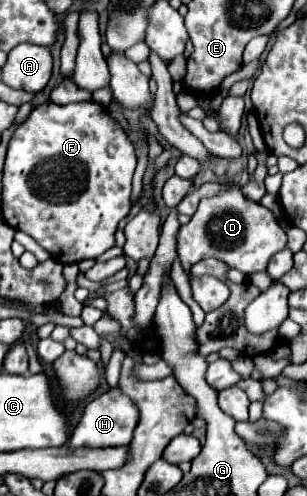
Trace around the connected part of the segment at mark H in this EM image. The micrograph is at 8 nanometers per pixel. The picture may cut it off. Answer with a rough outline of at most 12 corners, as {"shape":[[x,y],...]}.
{"shape":[[119,388],[85,406],[73,448],[127,446],[139,412]]}

